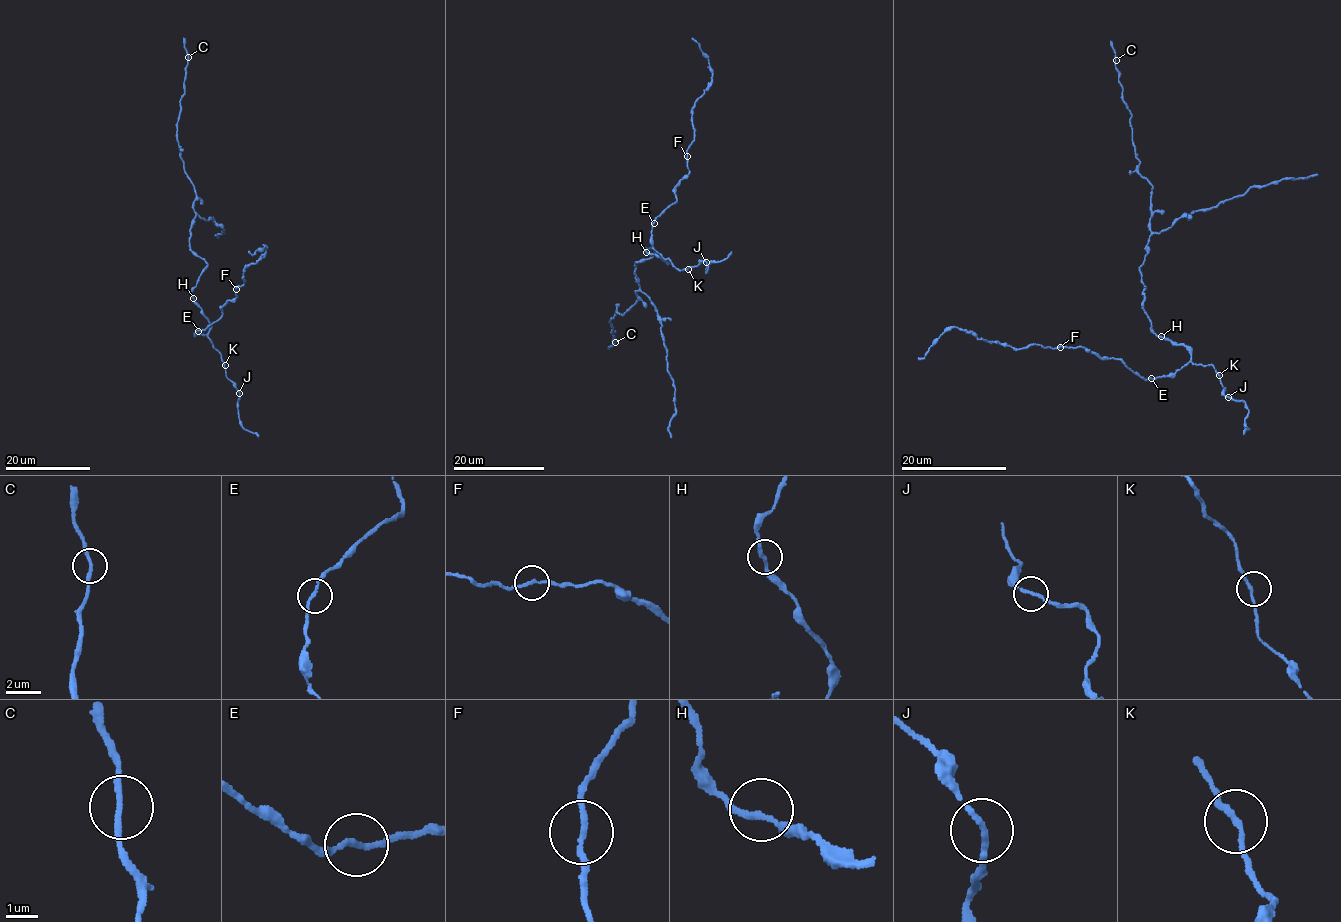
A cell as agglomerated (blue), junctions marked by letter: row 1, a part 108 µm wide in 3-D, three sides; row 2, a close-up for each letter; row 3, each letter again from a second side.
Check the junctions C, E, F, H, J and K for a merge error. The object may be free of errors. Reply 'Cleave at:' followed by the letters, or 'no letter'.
Cleave at: no letter

